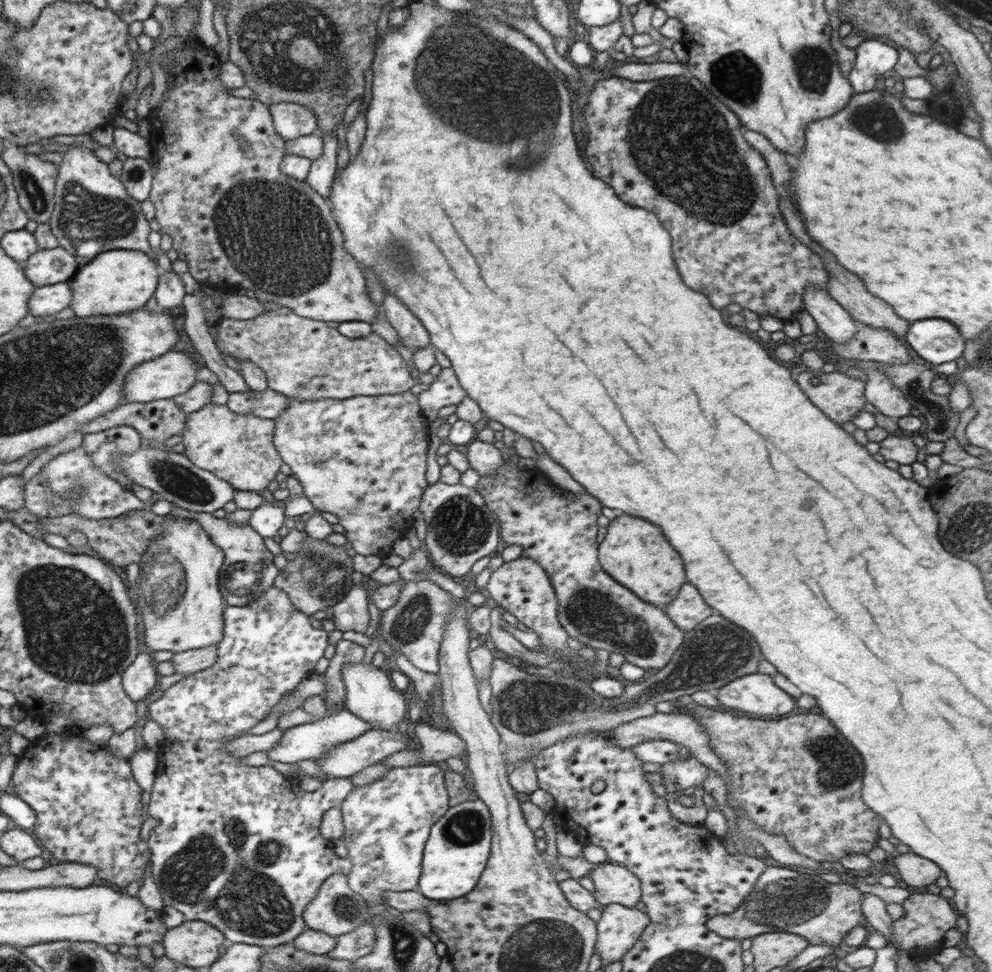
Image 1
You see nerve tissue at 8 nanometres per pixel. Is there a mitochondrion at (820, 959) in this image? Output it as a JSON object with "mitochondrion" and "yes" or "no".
{"mitochondrion":"no"}

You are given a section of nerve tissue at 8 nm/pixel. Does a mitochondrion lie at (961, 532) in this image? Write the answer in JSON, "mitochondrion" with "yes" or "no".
{"mitochondrion":"yes"}

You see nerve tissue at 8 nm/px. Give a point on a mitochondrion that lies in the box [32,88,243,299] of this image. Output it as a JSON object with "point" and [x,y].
{"point":[84,217]}

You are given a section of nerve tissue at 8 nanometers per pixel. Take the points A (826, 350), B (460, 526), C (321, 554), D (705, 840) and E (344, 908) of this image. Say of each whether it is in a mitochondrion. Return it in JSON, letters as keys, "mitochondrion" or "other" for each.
{"A":"other","B":"mitochondrion","C":"mitochondrion","D":"other","E":"mitochondrion"}

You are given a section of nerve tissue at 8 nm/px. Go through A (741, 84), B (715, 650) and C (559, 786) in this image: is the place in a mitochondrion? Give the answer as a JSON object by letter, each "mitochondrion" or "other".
{"A":"mitochondrion","B":"mitochondrion","C":"other"}

